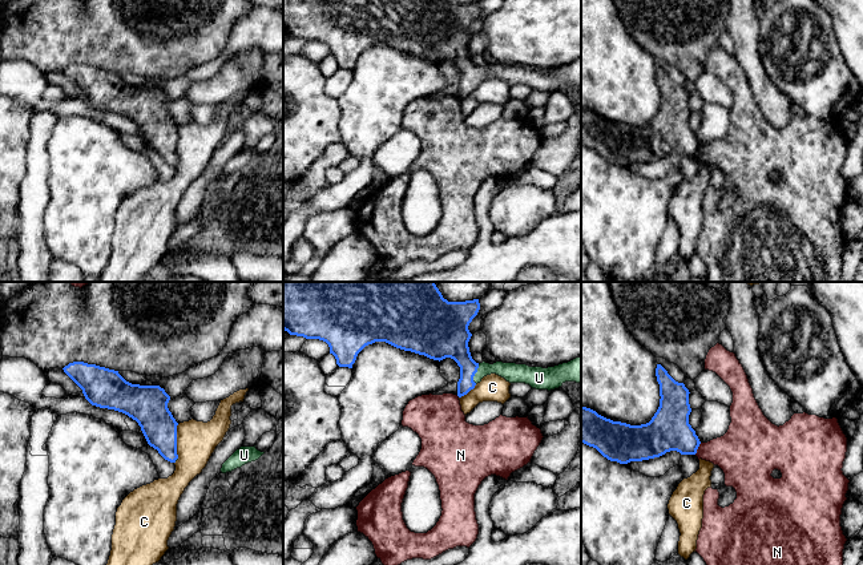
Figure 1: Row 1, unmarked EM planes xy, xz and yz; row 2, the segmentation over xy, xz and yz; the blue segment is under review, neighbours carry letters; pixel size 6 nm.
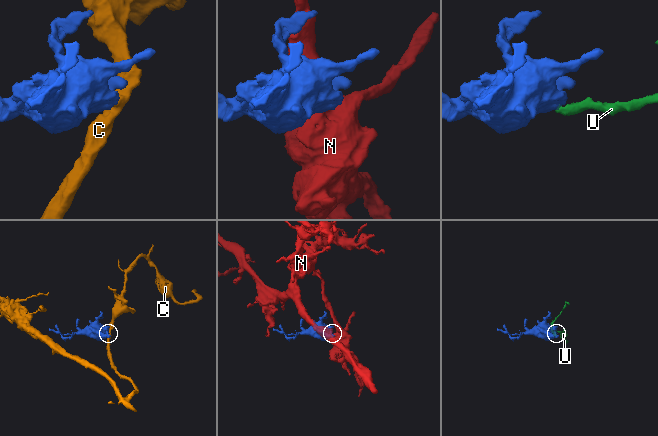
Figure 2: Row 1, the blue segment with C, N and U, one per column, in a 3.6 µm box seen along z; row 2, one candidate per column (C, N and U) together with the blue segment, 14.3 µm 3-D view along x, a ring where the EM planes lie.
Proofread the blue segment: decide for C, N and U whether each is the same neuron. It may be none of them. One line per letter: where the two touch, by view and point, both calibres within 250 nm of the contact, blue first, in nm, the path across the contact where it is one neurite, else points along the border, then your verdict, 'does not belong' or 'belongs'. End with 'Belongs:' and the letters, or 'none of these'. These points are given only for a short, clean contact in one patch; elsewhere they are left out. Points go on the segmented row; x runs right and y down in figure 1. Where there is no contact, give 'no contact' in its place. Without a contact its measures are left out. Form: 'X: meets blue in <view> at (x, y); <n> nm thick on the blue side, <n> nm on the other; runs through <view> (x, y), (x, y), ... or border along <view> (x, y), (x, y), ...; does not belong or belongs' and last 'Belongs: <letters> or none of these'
C: meets blue in xy at (176, 442); 220 nm thick on the blue side, 240 nm on the other; border along xy (178, 424), (177, 457); does not belong
N: meets blue in yz at (697, 448); 260 nm thick on the blue side, 280 nm on the other; border along yz (701, 443), (694, 453); does not belong
U: meets blue in xz at (475, 372); 220 nm thick on the blue side, 120 nm on the other; runs through xz (451, 339), (466, 363), (475, 372), (484, 368), (512, 372); belongs
Belongs: U

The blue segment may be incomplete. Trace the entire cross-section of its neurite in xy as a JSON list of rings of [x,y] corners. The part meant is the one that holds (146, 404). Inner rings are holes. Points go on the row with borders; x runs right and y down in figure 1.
[[[84,362],[69,363],[62,370],[92,405],[114,409],[136,420],[148,444],[165,460],[176,463],[178,423],[168,408],[170,396],[164,388],[132,384],[118,371]]]

